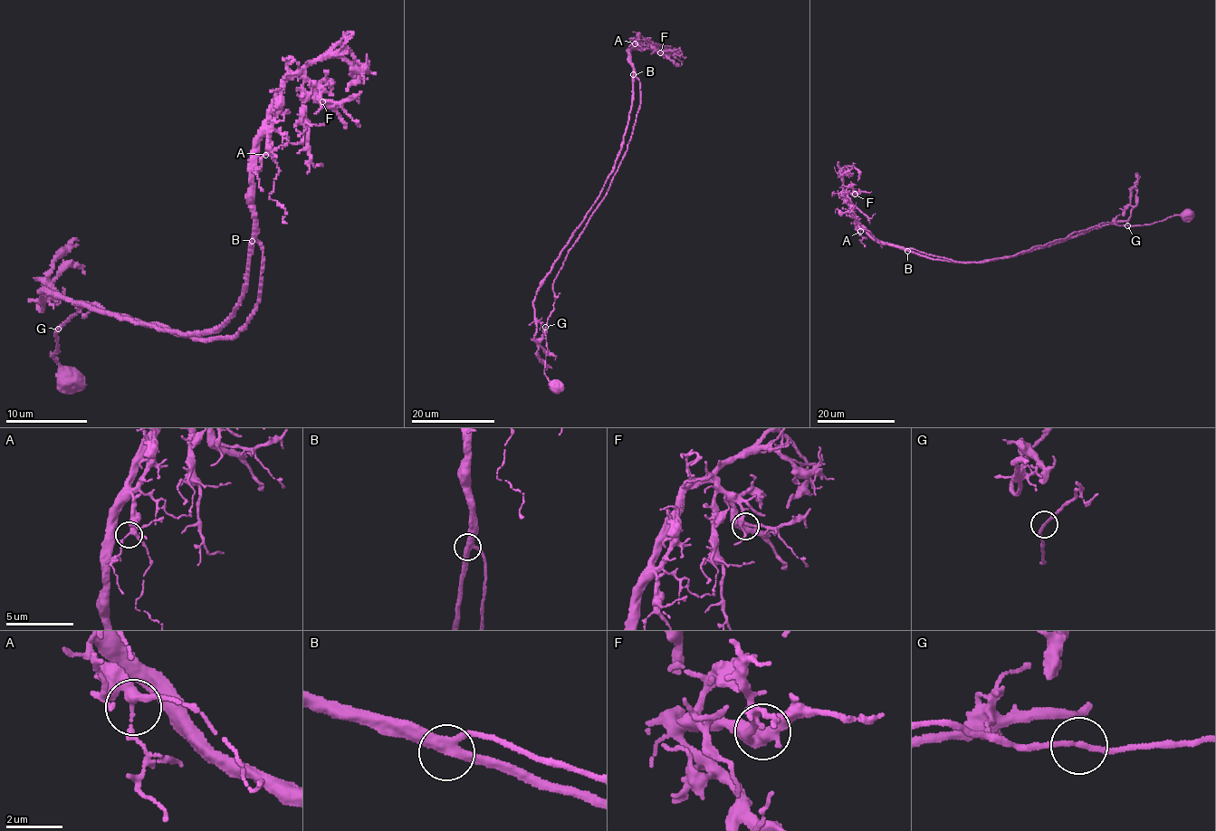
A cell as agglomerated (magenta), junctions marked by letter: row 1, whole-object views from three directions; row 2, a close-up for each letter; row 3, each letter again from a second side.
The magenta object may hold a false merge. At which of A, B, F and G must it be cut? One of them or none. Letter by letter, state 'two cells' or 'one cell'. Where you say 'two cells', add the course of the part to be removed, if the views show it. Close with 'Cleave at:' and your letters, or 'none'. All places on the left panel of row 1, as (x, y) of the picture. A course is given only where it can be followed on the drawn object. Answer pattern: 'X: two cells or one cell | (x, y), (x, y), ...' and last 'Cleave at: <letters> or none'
A: one cell
B: one cell
F: one cell
G: one cell
Cleave at: none

